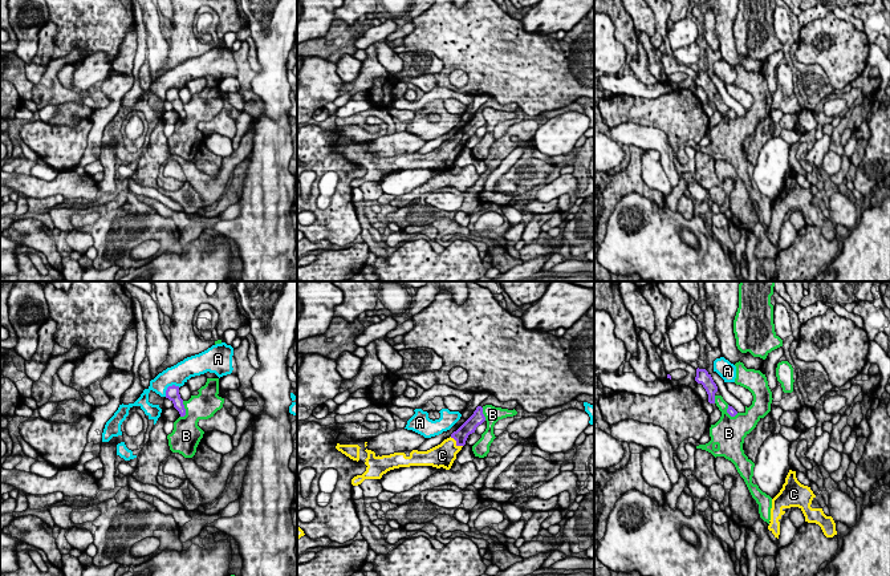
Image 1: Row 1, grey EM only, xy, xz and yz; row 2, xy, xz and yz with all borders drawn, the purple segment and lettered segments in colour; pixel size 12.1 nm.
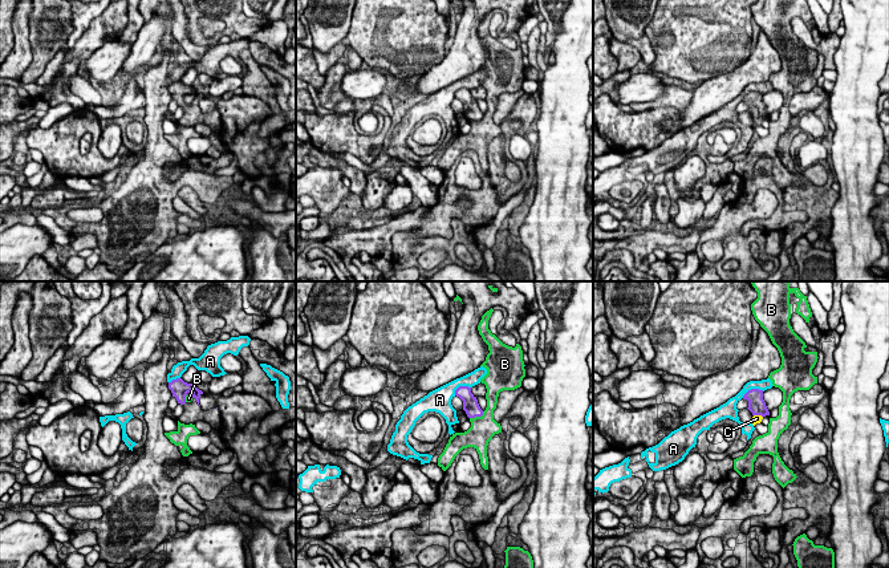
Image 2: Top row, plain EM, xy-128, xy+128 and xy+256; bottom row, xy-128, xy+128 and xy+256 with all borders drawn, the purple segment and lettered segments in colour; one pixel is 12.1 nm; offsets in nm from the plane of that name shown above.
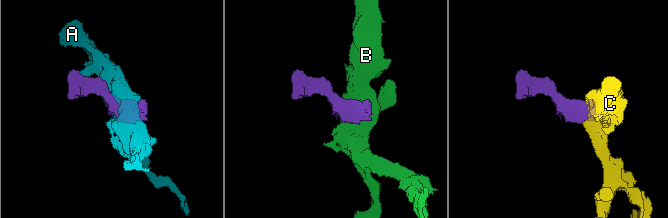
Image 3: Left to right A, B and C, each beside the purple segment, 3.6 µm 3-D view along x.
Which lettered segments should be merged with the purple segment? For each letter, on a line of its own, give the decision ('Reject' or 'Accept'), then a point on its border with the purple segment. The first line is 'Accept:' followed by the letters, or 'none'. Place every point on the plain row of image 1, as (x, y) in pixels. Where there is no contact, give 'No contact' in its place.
Accept: C
A: Reject. Touches purple at xy (169, 89)
B: Reject. Touches purple at xy (185, 113)
C: Accept. Touches purple at xz (456, 145)

